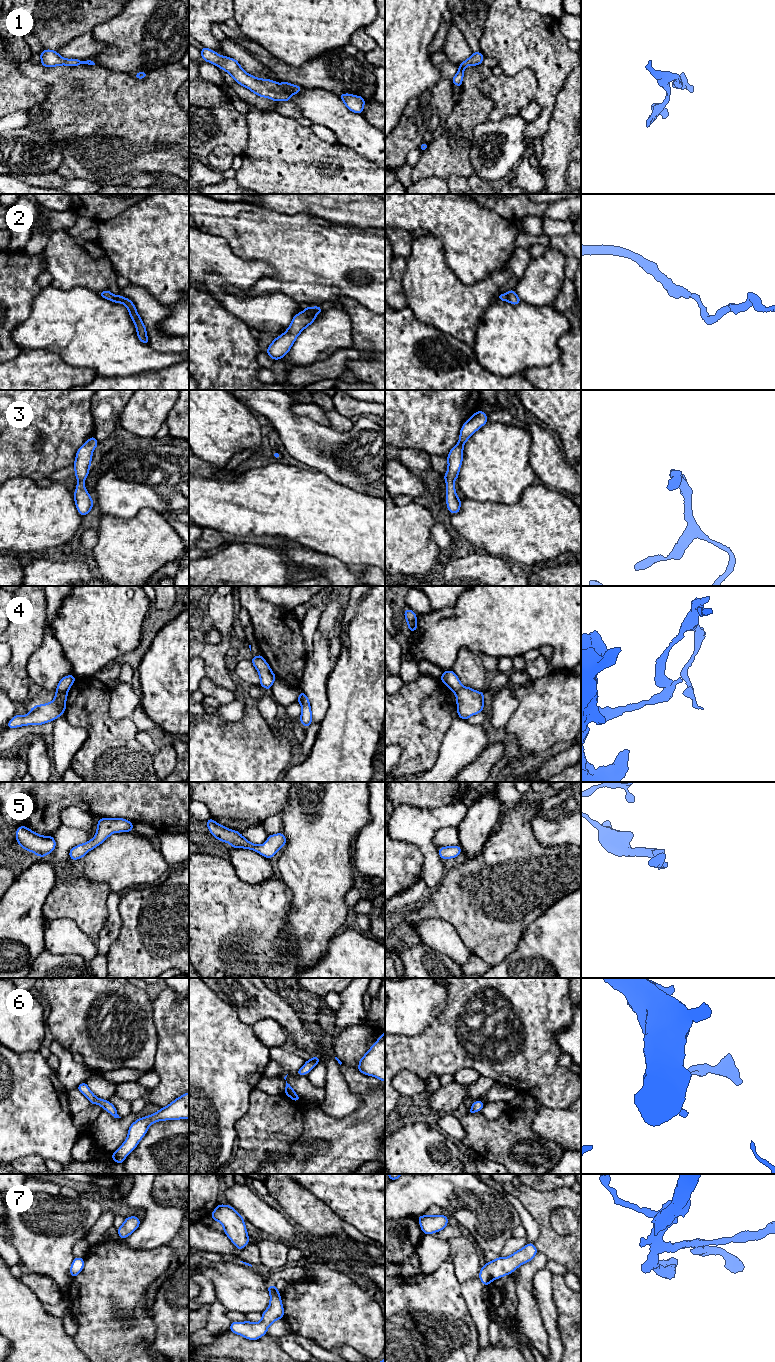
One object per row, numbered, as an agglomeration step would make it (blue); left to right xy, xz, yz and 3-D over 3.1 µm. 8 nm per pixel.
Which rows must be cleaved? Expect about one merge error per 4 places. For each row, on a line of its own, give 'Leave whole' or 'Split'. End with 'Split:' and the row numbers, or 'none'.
1: Leave whole
2: Leave whole
3: Leave whole
4: Split
5: Leave whole
6: Leave whole
7: Leave whole
Split: 4

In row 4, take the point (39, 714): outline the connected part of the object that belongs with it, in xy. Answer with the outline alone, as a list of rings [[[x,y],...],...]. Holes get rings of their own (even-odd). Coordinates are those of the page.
[[[56,691],[52,702],[32,707],[25,716],[15,715],[7,723],[7,727],[16,728],[25,725],[41,725],[55,720],[66,710],[67,694],[68,692]]]

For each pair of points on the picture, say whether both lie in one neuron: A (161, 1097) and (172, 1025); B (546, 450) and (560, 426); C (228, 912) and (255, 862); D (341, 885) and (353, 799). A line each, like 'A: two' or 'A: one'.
A: one
B: two
C: two
D: one

